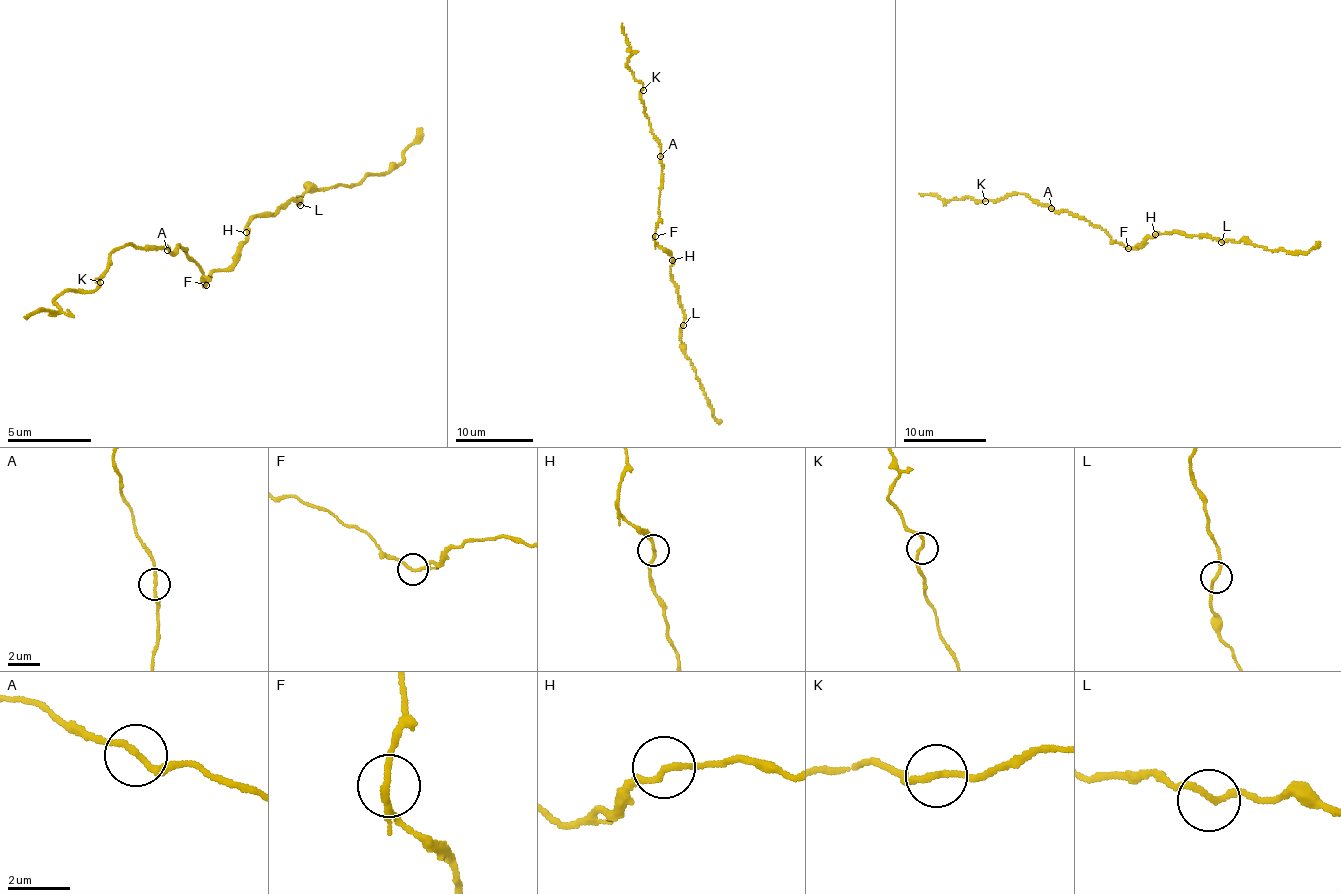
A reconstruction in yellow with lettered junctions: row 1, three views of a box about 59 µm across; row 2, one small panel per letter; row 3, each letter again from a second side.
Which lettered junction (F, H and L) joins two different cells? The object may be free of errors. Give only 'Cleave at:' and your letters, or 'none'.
Cleave at: none

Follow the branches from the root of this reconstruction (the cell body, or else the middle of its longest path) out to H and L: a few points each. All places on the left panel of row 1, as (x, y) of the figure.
H: (203, 280), (205, 285), (213, 273), (222, 273), (232, 263), (233, 253), (244, 242), (246, 232)
L: (203, 280), (205, 285), (213, 273), (232, 263), (245, 241), (245, 228), (256, 217), (298, 198), (300, 205)

